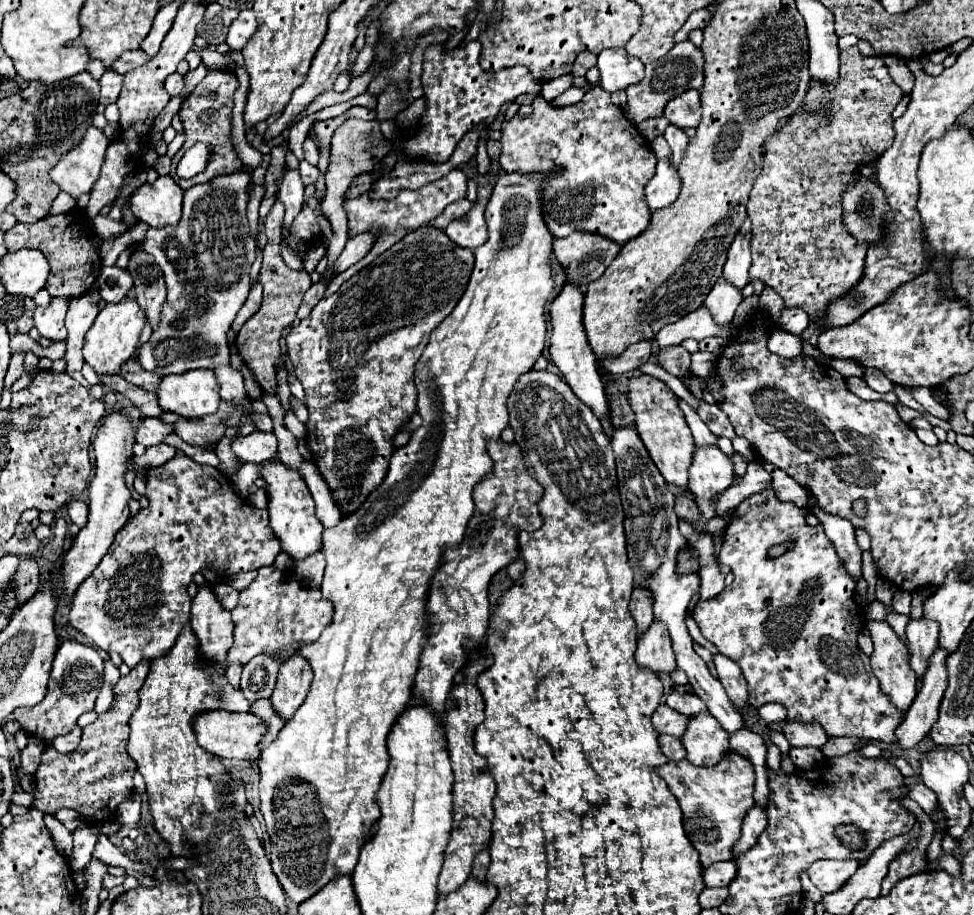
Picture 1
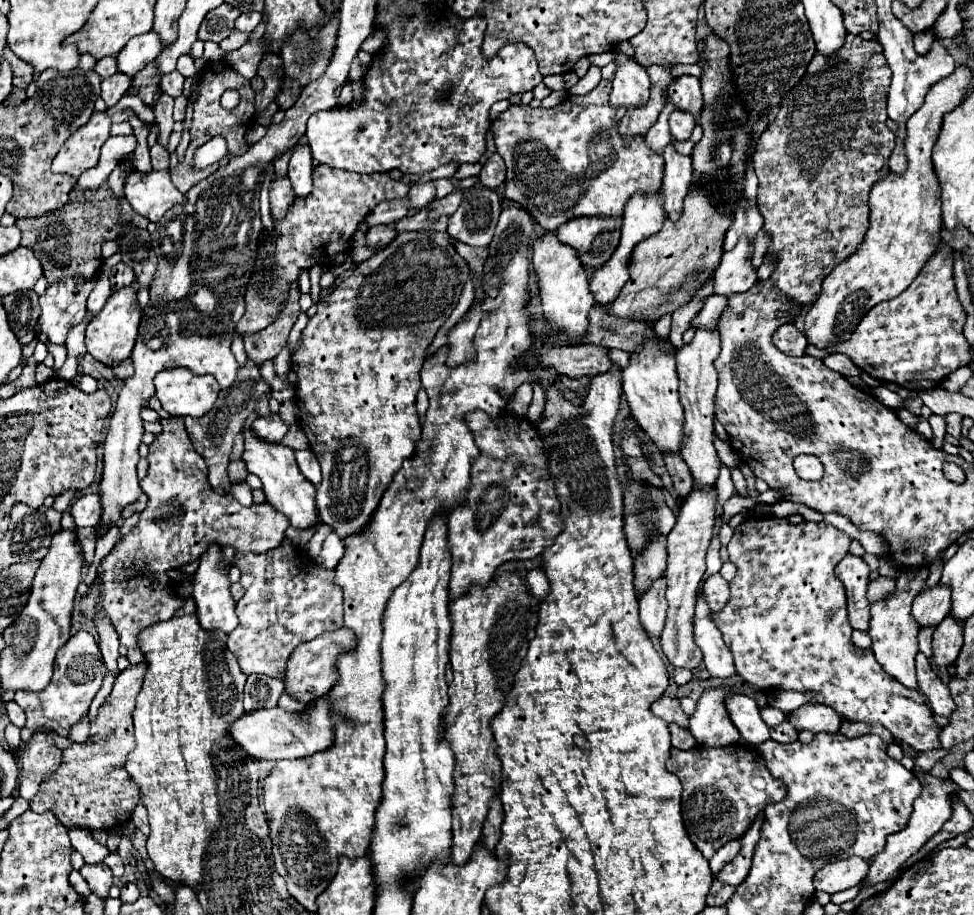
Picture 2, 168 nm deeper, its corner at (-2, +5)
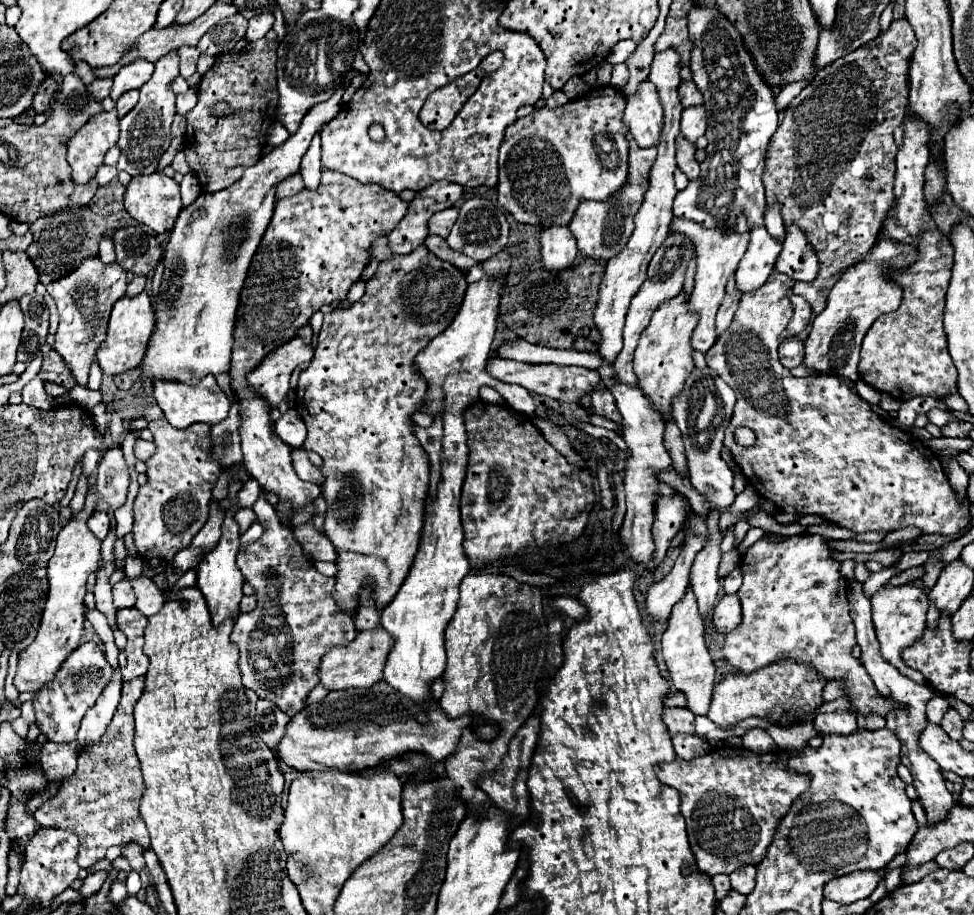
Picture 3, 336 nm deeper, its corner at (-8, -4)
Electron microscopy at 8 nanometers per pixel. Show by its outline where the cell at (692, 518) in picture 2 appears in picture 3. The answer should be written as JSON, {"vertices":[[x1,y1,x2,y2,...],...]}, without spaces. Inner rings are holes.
{"vertices":[[687,588,685,596,673,606,671,618,669,618,669,628,663,634,663,660,667,664,667,672,671,676,671,684,675,690,685,694,687,698,687,708,693,714,707,716,709,704,711,704,711,694,715,686,715,666,711,660,711,654,705,644,705,626,697,610,697,600,693,598,693,590]]}

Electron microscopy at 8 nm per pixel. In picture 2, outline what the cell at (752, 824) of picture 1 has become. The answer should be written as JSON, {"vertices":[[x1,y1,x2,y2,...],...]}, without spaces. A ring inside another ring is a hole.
{"vertices":[[737,837,737,839,725,843,725,845,711,857,709,865,711,865,711,871,713,871,713,873,719,873,719,869,723,869,723,865,727,865,727,863,741,851,741,839,743,839,743,837]]}

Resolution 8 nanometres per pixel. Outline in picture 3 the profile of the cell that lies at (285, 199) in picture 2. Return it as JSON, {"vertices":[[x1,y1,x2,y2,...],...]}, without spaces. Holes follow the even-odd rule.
{"vertices":[[293,174,293,176,285,178,285,180,277,186,277,198,279,198,279,200,281,200,281,198,289,198,289,196,301,192,303,188,305,188,305,184,303,184,301,174]]}

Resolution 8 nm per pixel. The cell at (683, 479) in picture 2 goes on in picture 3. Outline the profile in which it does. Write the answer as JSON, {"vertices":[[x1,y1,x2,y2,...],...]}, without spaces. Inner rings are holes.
{"vertices":[[667,420,667,426,665,426,665,448,667,448,669,456,673,458,673,468,675,468,677,472,685,474,685,472,687,472,685,448,683,448,681,432,679,432,675,420]]}

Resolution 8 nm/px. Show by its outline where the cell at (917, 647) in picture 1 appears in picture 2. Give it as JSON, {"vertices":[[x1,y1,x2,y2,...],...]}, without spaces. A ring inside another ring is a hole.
{"vertices":[[935,585,923,593,919,593,913,601,911,615,919,623,919,627,937,627,951,609,951,593,943,589,943,585]]}

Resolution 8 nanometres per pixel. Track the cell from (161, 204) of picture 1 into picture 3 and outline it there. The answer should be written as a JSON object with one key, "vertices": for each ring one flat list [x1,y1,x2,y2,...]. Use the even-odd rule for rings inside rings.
{"vertices":[[165,174,131,178,125,190,125,210,157,234,169,232,181,212,179,184]]}

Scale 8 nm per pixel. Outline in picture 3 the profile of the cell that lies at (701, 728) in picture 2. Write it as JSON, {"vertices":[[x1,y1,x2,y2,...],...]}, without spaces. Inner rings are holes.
{"vertices":[[781,658,749,674,737,672,737,674,725,676,715,686,707,716,711,722,719,726,731,726,745,718,757,716,781,728,791,728,803,718,811,716,823,704,821,694,825,684,827,684,825,678,817,674,817,668,813,668,811,664,799,664,793,658]]}

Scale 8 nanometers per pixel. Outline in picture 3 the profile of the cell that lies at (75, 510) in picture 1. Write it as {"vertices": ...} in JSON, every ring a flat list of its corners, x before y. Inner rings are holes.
{"vertices":[[97,510,97,512,89,518,87,526,89,526,89,530,91,530,99,540,105,540,105,536,107,536,107,532,109,532,109,528,111,528,111,520,109,520,107,512,99,512,99,510]]}

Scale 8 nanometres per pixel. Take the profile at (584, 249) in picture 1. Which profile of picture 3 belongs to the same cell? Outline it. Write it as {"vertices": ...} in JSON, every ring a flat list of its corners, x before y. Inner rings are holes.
{"vertices":[[631,142,629,144,629,180,627,180,627,184,619,192,609,196,605,202,581,202,577,206,577,210,569,222,569,228,577,238,579,252,583,252,587,258,607,262,609,258,617,256,625,248,625,242,629,240,629,236,633,232,633,216,637,214,637,210,643,202,643,196,649,188,649,172,651,172,655,158,657,158,657,148,641,150,635,142]]}

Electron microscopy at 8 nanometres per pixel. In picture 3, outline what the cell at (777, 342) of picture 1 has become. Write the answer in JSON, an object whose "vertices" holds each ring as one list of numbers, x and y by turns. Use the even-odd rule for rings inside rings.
{"vertices":[[787,338,781,342,779,346,779,360,785,368,795,368,799,364,803,364,803,342,799,338]]}

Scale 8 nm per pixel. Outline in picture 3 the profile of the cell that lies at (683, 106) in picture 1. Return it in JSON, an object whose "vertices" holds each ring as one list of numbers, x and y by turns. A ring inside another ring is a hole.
{"vertices":[[685,80,679,84,679,100,681,100,683,108,687,108,687,106,701,106,703,104,703,96,697,90,695,82,685,82]]}

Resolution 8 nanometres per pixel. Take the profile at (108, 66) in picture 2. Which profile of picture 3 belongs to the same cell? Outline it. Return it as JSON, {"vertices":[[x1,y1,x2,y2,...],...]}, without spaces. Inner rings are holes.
{"vertices":[[111,78,93,80,93,82,87,86,89,96,91,96,91,98,95,98,95,100,103,100,103,98,107,98,107,96,109,96,109,92,111,92,111,84,113,84,113,80,111,80]]}

